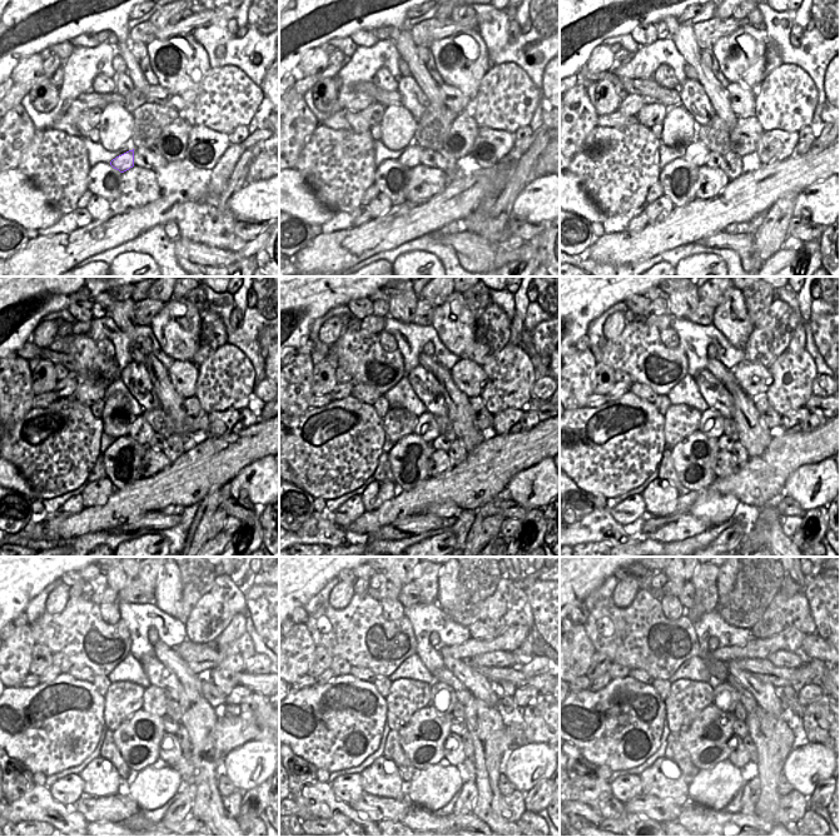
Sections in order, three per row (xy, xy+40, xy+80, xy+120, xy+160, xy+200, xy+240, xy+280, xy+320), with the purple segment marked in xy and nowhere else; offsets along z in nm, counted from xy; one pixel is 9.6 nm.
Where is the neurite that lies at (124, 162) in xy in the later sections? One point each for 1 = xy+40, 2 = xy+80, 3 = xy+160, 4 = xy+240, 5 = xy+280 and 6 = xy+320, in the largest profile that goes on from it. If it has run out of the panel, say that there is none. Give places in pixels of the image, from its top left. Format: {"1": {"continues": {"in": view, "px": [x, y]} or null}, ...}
{"1": {"continues": {"in": "xy+40", "px": [409, 158]}}, "2": {"continues": {"in": "xy+80", "px": [696, 152]}}, "3": {"continues": {"in": "xy+160", "px": [427, 428]}}, "4": {"continues": {"in": "xy+240", "px": [154, 700]}}, "5": {"continues": {"in": "xy+280", "px": [442, 696]}}, "6": {"continues": {"in": "xy+320", "px": [725, 698]}}}

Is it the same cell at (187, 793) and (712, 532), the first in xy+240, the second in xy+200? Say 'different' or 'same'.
different

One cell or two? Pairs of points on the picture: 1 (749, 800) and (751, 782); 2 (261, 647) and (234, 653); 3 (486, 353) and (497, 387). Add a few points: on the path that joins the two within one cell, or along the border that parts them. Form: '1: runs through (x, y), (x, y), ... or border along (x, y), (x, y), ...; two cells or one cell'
1: runs through (750, 796), (751, 786); one cell
2: border along (245, 632), (257, 653); two cells
3: border along (508, 343), (482, 365); two cells

